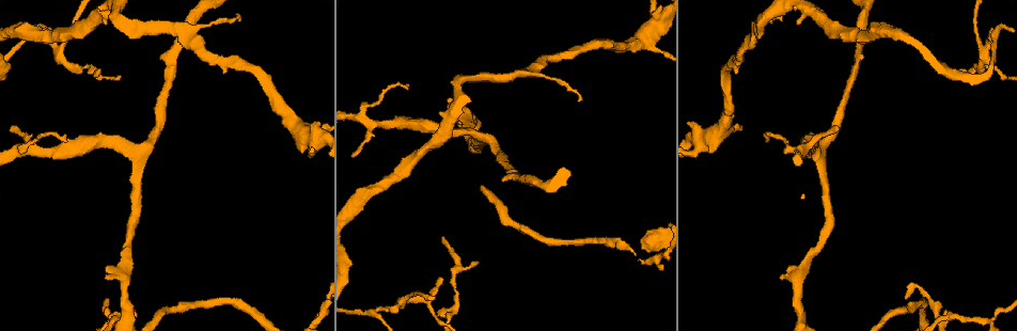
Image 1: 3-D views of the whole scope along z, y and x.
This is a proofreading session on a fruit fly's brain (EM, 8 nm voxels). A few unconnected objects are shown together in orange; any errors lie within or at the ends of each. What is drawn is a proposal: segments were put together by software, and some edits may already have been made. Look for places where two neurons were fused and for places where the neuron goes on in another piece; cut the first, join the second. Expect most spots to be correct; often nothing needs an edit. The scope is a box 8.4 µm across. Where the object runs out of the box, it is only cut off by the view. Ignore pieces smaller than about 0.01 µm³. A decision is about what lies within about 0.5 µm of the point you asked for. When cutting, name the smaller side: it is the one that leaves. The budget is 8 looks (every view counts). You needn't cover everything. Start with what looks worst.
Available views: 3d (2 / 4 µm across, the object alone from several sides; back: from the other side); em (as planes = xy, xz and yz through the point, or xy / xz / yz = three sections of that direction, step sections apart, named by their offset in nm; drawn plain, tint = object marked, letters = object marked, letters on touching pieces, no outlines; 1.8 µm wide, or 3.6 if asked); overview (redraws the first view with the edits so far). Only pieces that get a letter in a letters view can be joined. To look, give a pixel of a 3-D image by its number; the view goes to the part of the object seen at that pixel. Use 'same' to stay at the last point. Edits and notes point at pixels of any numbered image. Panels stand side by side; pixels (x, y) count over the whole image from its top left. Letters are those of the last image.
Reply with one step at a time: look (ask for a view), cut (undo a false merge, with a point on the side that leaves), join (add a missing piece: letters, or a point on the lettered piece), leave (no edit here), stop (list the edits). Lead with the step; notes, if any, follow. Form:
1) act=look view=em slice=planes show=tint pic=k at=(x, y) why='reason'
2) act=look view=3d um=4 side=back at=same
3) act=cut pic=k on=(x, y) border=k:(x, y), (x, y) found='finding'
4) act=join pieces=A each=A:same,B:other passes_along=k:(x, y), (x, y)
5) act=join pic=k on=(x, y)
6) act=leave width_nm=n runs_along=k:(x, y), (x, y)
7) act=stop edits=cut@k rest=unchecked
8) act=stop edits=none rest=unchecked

act=look view=em slice=yz step=8 show=tint pic=1 at=(984, 48) why='sharp bend'

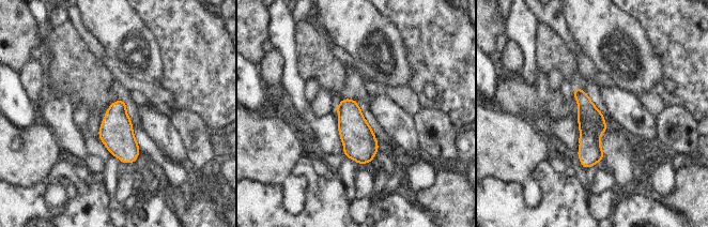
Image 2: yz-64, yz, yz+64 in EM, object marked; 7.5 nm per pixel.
act=look view=em slice=xz step=4 show=letters at=same

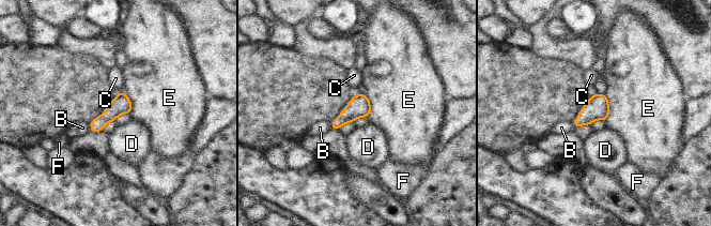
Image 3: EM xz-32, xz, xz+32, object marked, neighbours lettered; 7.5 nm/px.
act=leave width_nm=150 each=B:other,C:other,D:other,E:other,F:other border=3:(605, 94), (609, 108), (606, 120) found='continuous, no second neuron'

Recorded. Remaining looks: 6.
act=look view=em um=3.6 slice=yz step=16 show=plain pic=1 at=(106, 273) why='free end'

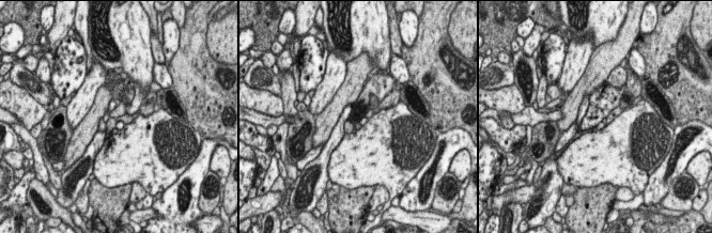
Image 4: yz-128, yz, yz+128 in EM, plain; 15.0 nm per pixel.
act=look view=em um=3.6 slice=yz step=16 show=letters at=same why='see the neighbours'

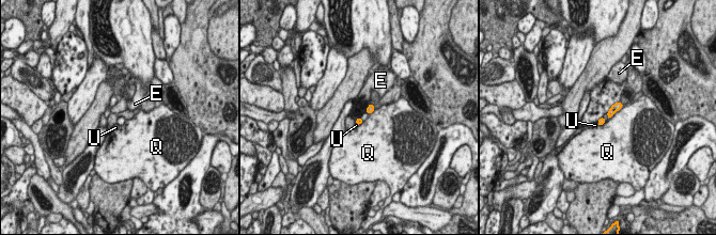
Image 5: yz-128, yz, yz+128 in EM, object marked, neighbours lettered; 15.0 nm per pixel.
act=leave each=E:other,Q:other,U:other runs_along=5:(620, 105), (600, 123) found='no lettered piece goes on from it'

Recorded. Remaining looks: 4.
act=look view=em slice=planes show=letters pic=1 at=(798, 150) why='branch point'

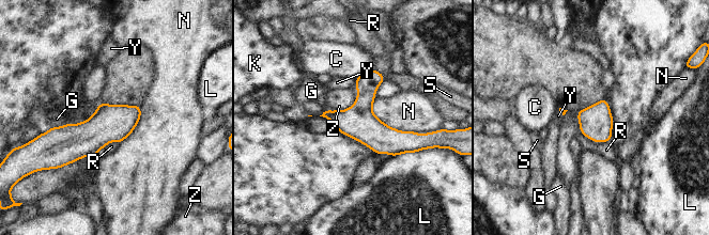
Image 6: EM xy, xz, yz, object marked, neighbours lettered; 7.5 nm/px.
act=leave longest_contact=N:480nm each=C:other,G:other,K:other,L:other,N:other,R:other,S:other,Y:other,Z:other runs_along=6:(325, 114), (413, 141) found='one neuron here'

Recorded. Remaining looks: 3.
act=look view=em slice=planes show=letters pic=1 at=(943, 314) why='tapers out'

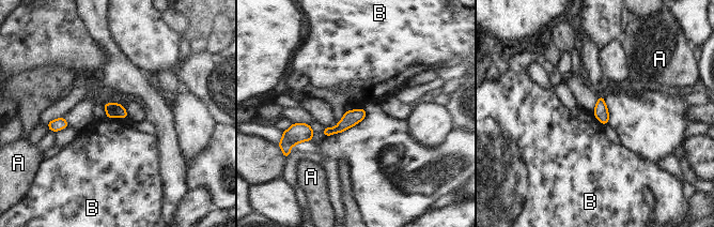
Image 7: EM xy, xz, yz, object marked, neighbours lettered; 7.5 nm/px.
act=leave each=A:other,B:other runs_along=7:(363, 112), (326, 132) found='none of them fits'

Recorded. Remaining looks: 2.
act=stop edits=none rest=unchecked

